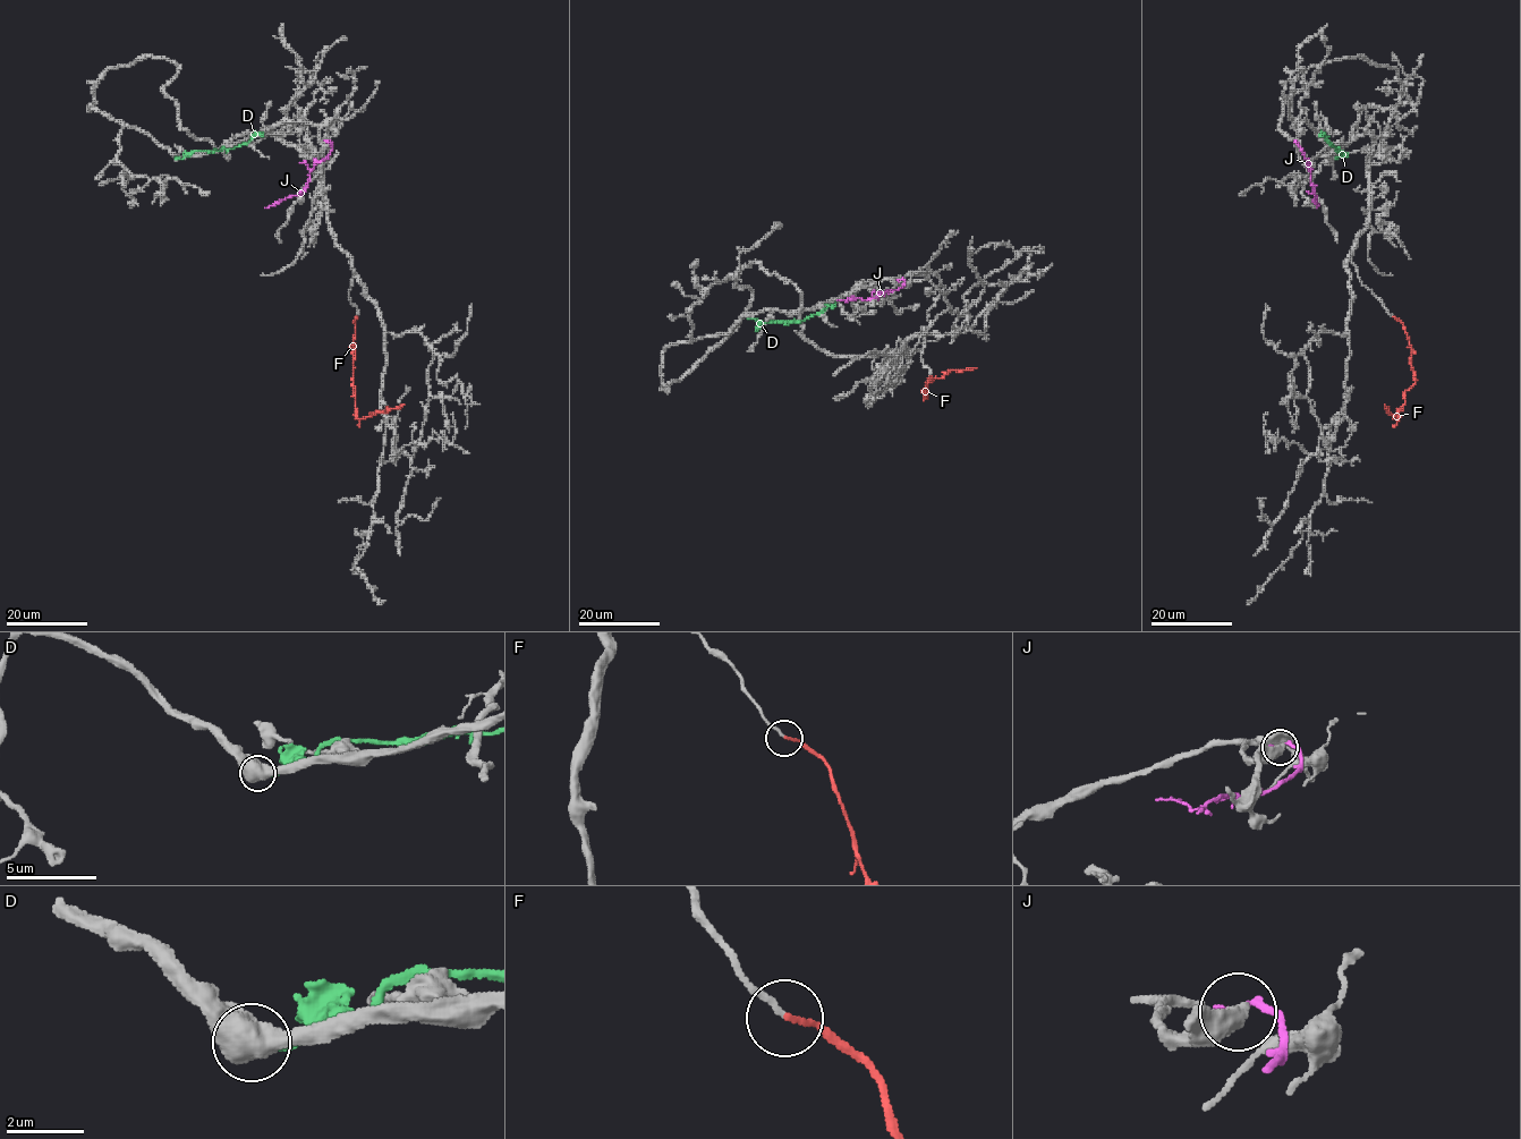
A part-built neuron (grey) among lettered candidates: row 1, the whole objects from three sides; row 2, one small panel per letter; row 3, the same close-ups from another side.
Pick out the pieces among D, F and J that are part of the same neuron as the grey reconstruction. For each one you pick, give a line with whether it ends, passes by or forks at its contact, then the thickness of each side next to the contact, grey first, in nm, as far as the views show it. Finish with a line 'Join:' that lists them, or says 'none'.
F: it ends | 160/110 nm
Join: F

